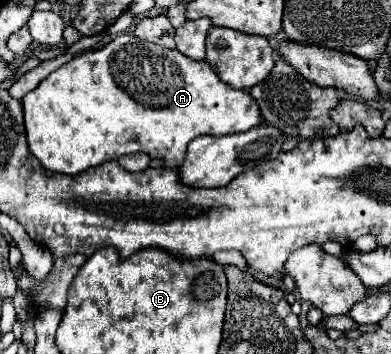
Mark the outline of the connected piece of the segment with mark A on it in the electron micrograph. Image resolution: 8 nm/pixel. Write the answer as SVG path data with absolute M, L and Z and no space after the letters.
M122 34L100 50L72 58L44 78L38 88L28 92L22 104L30 152L46 170L70 176L136 152L146 152L152 158L168 158L168 168L176 168L186 158L186 144L196 136L246 132L260 124L260 110L250 92L230 88L206 60L196 62L178 50L166 50L138 40L134 34Z

